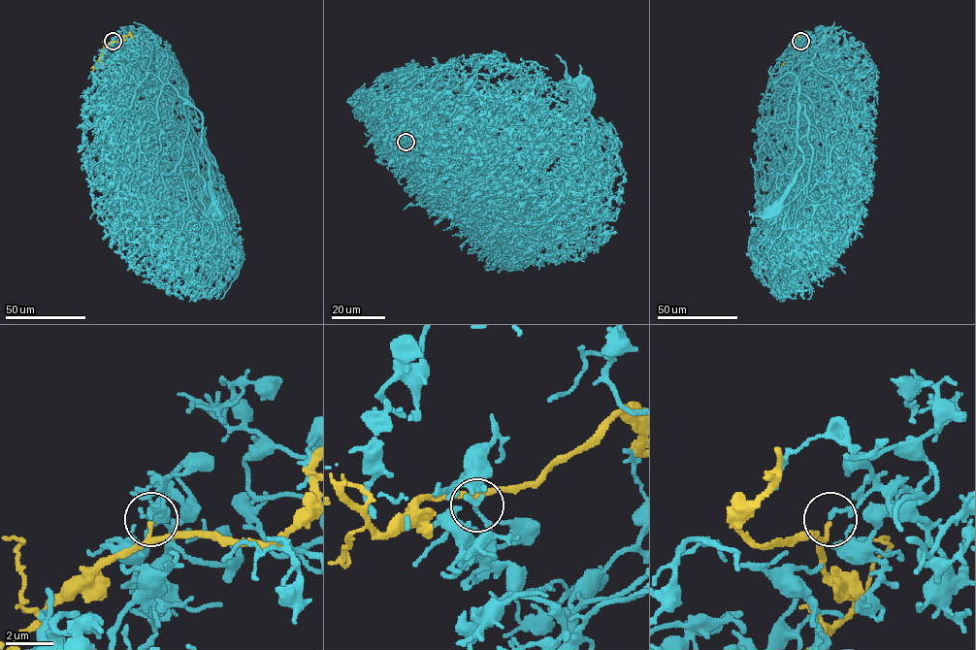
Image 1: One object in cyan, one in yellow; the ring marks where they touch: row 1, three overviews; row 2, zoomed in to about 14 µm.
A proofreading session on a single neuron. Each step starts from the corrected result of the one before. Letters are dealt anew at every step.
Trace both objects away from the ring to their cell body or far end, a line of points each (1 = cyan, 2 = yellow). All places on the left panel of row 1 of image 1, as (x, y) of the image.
1: (113, 41), (112, 55), (141, 61), (201, 113), (200, 147), (219, 211)
2: (112, 41), (103, 48), (93, 76)

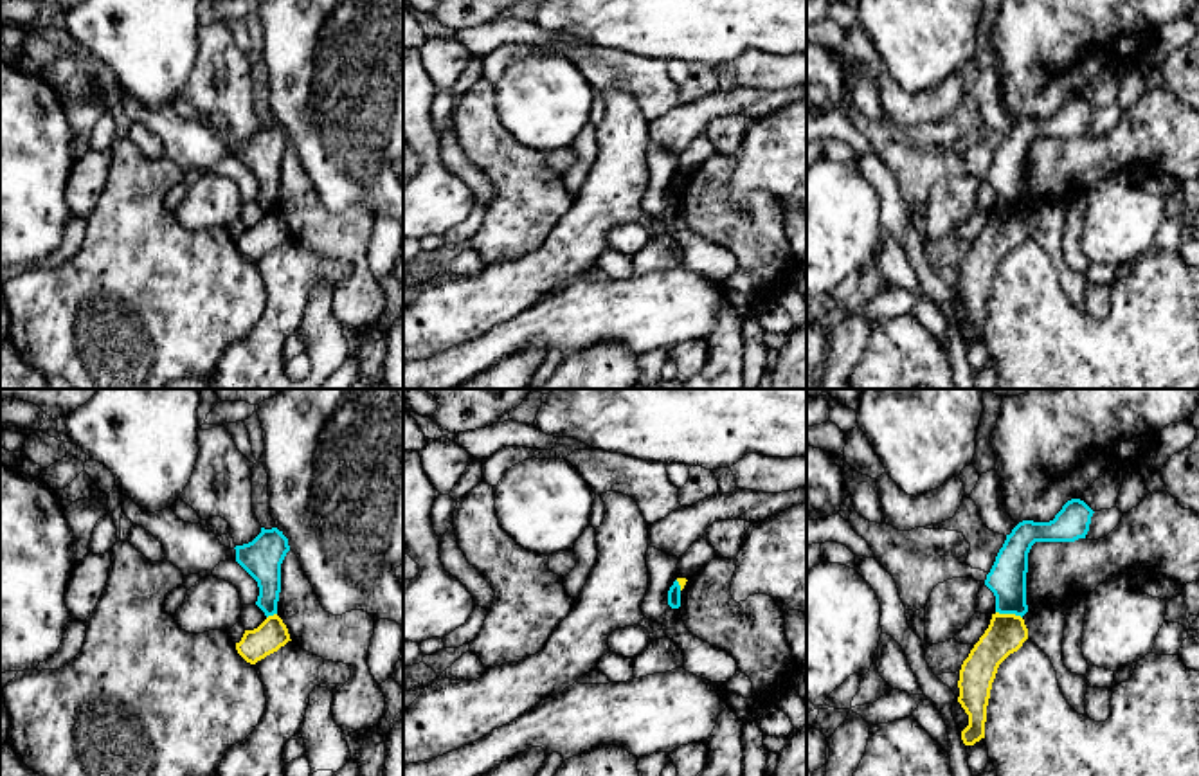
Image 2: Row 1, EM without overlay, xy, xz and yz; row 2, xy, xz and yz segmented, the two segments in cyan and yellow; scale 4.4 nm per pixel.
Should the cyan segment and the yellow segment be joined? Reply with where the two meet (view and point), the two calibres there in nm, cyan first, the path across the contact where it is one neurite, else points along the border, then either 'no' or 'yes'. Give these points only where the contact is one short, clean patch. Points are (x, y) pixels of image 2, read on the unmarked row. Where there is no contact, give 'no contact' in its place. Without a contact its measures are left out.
meets cyan in yz at (1009, 209); 170 nm thick on the cyan side, 170 nm on the other; border along yz (996, 207), (1021, 215); no

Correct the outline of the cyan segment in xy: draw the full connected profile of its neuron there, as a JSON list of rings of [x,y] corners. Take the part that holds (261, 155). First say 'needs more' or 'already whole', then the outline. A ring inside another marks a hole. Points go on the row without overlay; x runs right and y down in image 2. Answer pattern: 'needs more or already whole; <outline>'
already whole; [[[277,124],[265,126],[248,140],[236,142],[236,158],[257,178],[256,202],[265,212],[277,211],[281,160],[290,148],[288,135]]]

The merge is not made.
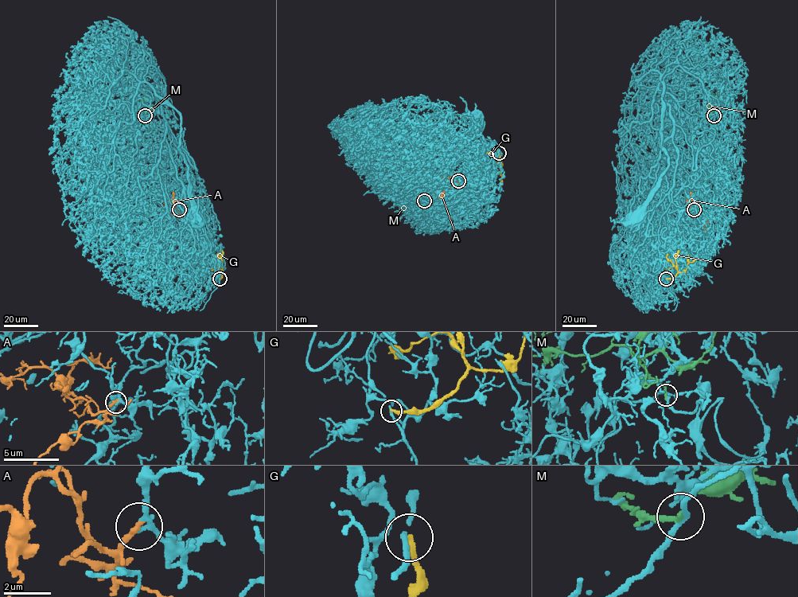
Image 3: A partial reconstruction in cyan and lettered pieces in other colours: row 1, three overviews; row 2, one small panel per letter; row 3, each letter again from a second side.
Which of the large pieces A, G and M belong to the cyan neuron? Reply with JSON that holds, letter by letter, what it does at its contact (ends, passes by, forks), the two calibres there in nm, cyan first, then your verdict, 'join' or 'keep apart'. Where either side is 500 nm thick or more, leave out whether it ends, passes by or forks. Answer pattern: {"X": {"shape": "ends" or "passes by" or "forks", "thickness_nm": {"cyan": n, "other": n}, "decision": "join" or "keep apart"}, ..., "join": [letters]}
{"A": {"shape": "ends", "thickness_nm": {"cyan": 190, "other": 260}, "decision": "join"}, "G": {"shape": "ends", "thickness_nm": {"cyan": 160, "other": 280}, "decision": "keep apart"}, "M": {"shape": "ends", "thickness_nm": {"cyan": 200, "other": 260}, "decision": "keep apart"}, "join": ["A"]}

